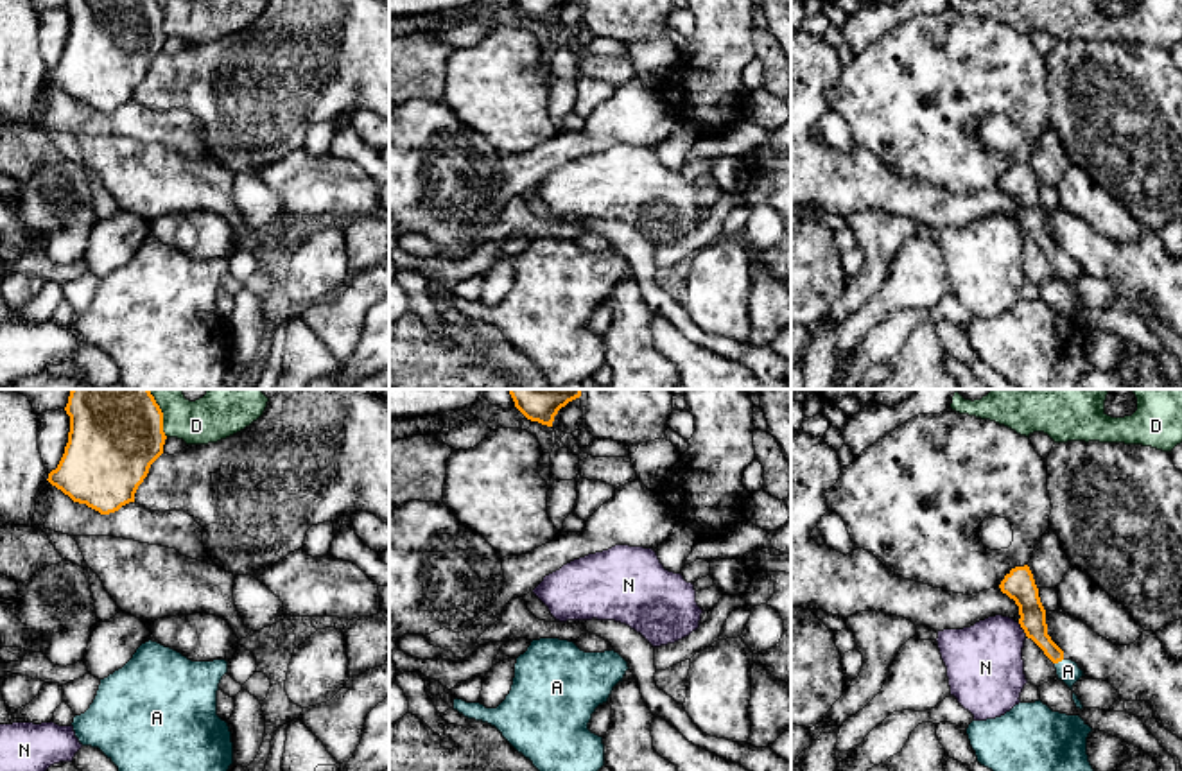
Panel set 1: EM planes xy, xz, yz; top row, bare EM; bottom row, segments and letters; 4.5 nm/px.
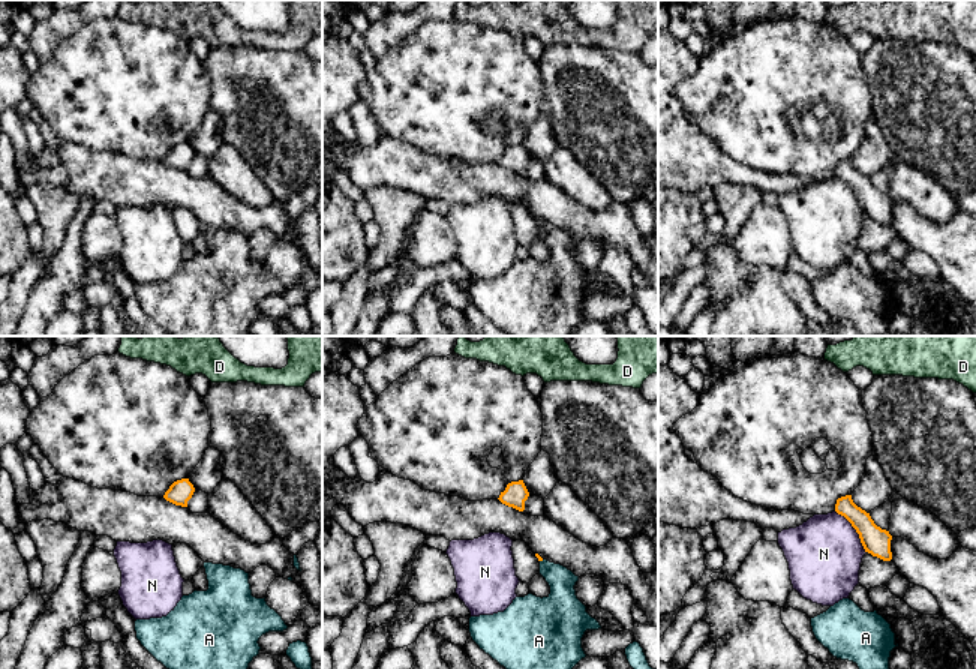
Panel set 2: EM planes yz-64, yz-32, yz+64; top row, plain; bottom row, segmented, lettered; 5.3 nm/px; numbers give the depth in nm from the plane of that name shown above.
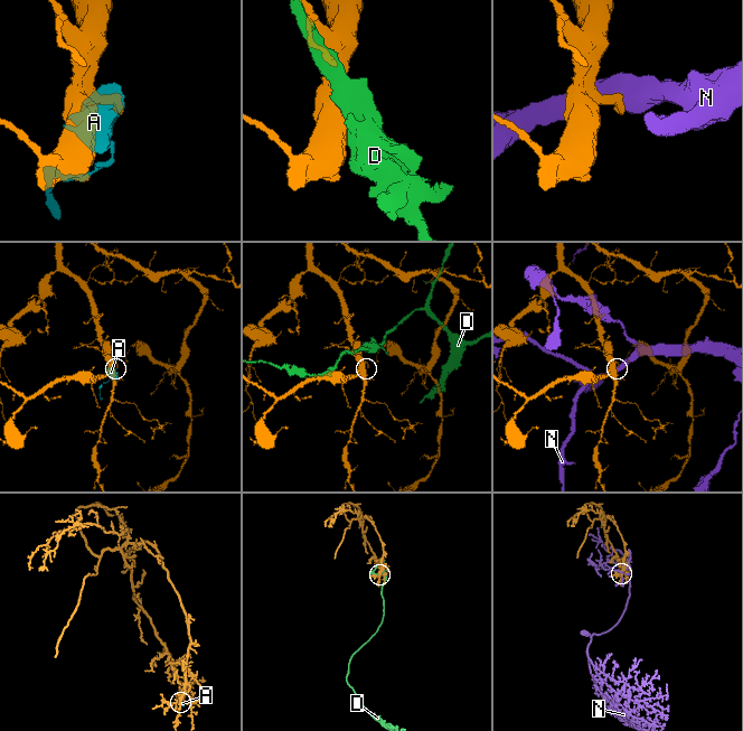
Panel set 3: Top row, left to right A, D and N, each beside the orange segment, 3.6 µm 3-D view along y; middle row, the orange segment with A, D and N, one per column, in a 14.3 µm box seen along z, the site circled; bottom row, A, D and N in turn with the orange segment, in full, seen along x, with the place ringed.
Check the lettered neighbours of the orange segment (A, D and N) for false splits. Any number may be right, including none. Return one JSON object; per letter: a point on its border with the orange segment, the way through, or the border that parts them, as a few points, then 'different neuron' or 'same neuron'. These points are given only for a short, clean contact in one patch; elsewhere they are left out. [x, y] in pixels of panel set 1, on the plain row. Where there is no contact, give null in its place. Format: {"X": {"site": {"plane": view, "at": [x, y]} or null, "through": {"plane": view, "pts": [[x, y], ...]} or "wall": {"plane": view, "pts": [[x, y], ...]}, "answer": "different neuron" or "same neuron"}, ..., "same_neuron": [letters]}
{"A": {"site": {"plane": "yz", "at": [1059, 259]}, "through": {"plane": "yz", "pts": [[1032, 210], [1037, 232], [1059, 259], [1068, 269]]}, "answer": "same neuron"}, "D": {"site": {"plane": "xy", "at": [162, 18]}, "answer": "different neuron"}, "N": {"site": {"plane": "yz", "at": [1023, 226]}, "wall": {"plane": "yz", "pts": [[1017, 221], [1026, 233]]}, "answer": "different neuron"}, "same_neuron": ["A"]}

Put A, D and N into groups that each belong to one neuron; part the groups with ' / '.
A / D / N

